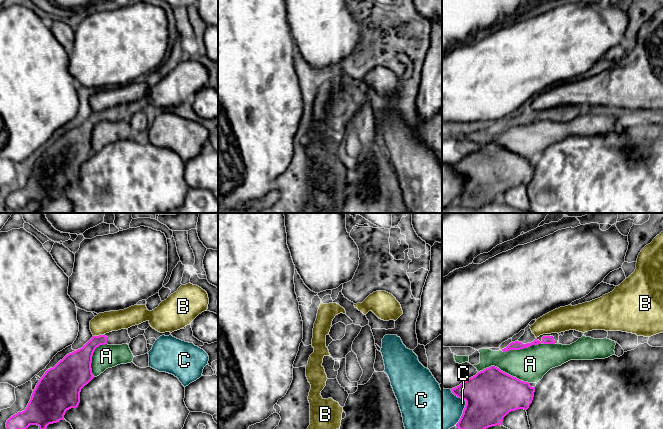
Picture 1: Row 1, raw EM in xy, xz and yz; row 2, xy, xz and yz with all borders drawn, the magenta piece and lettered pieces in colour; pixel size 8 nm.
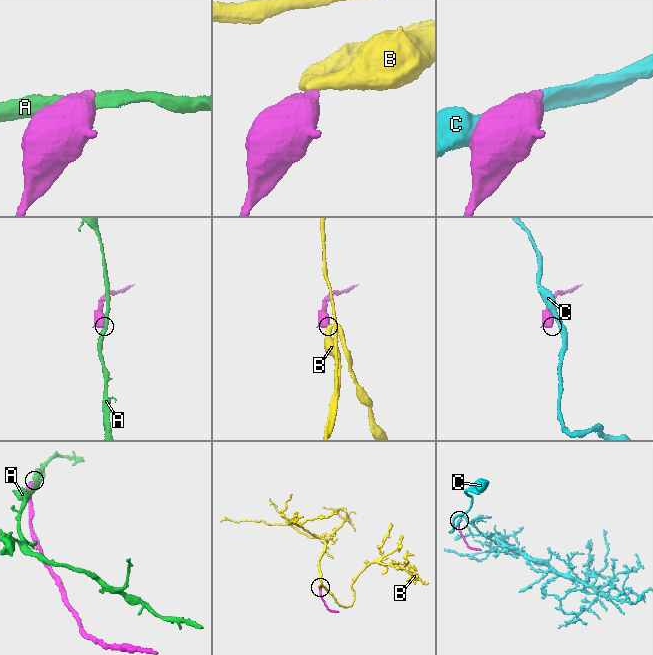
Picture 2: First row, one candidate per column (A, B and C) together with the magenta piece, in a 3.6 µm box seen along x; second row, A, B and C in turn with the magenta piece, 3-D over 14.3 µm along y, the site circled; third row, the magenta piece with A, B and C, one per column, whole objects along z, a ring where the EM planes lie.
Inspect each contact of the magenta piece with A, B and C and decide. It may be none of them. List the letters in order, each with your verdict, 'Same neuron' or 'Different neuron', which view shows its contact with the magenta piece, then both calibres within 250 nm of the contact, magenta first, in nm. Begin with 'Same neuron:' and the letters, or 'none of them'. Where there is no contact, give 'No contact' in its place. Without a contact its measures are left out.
Same neuron: none of them
A: Different neuron. Touches magenta in yz. Thickness 400 nm (magenta) against 280 nm
B: Different neuron. Touches magenta in xy. Thickness 170 nm (magenta) against 170 nm
C: Different neuron. Touches magenta in yz. Thickness 400 nm (magenta) against 300 nm

